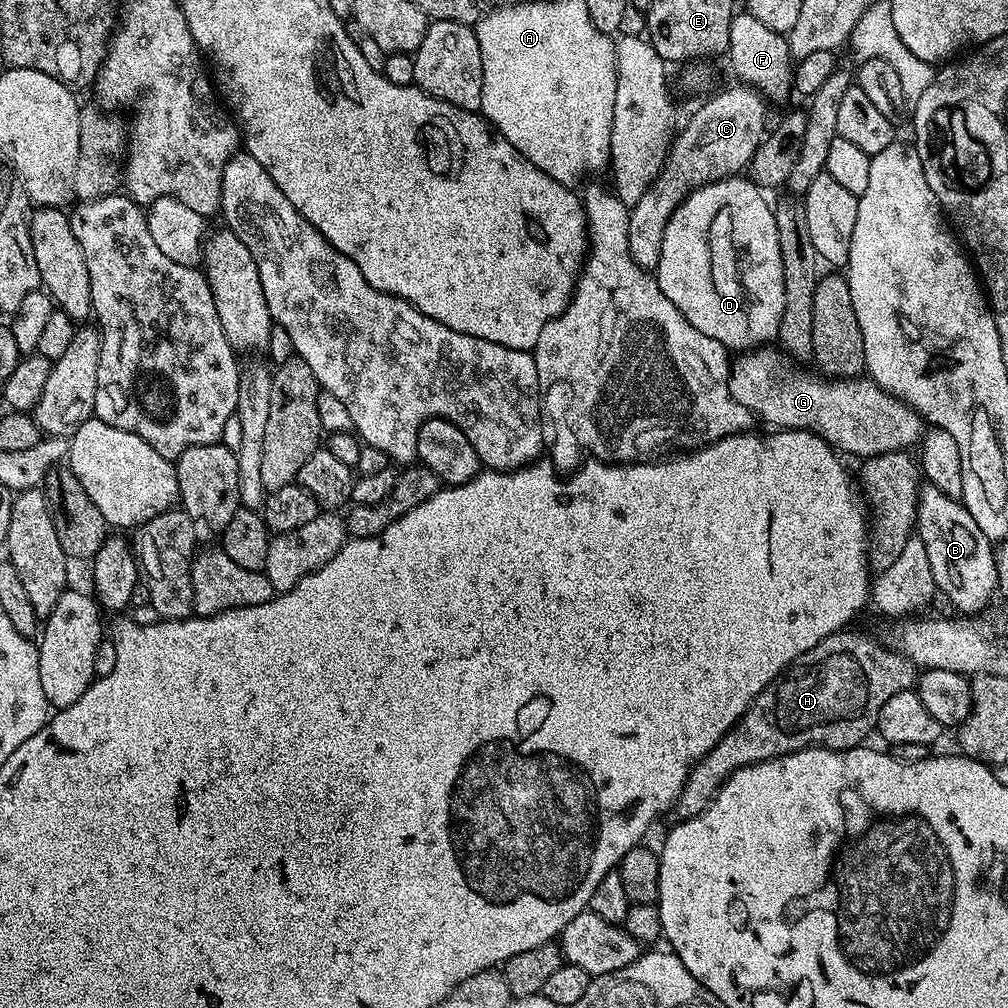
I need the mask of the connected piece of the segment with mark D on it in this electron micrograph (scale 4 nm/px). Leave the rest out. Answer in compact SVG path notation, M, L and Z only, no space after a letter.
M740 174L727 178L716 178L712 183L703 184L700 188L693 188L689 192L680 207L674 210L672 217L666 222L665 236L662 238L661 244L661 257L658 258L658 264L654 269L660 292L666 294L666 298L670 298L670 302L674 302L674 306L678 306L678 310L682 310L686 322L690 322L690 326L694 326L694 330L702 330L702 334L706 334L706 338L714 338L729 350L751 350L775 341L779 334L779 322L782 320L783 312L782 250L778 242L776 213L773 205L771 203L768 205L768 200L764 197L767 195L762 191L760 185L748 178L743 180L744 178Z

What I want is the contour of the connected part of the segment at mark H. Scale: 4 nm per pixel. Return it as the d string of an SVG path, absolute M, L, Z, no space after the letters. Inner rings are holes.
M845 630L842 632L835 632L832 636L827 636L822 642L818 642L818 646L814 646L810 650L806 650L806 654L801 656L800 659L792 661L787 668L784 669L780 675L776 676L765 686L762 694L758 694L758 698L752 700L752 704L741 716L740 720L730 731L720 739L715 746L713 746L699 762L696 767L691 769L688 774L688 781L684 783L683 790L680 791L680 798L676 801L674 808L675 811L680 811L681 817L687 818L689 816L697 816L699 812L705 812L708 808L708 803L716 797L716 791L726 783L727 780L738 771L739 768L745 768L751 764L761 764L767 760L773 760L779 756L785 756L791 752L800 752L803 748L830 748L833 750L843 750L846 748L858 748L865 743L864 740L868 735L873 735L876 719L878 718L878 710L882 710L882 706L886 702L886 698L890 698L899 692L907 692L916 683L918 669L916 665L911 664L908 659L903 656L901 652L896 651L895 648L889 646L887 643L881 642L879 644L876 640L871 640L868 636L859 636L858 633L852 632L853 630Z

